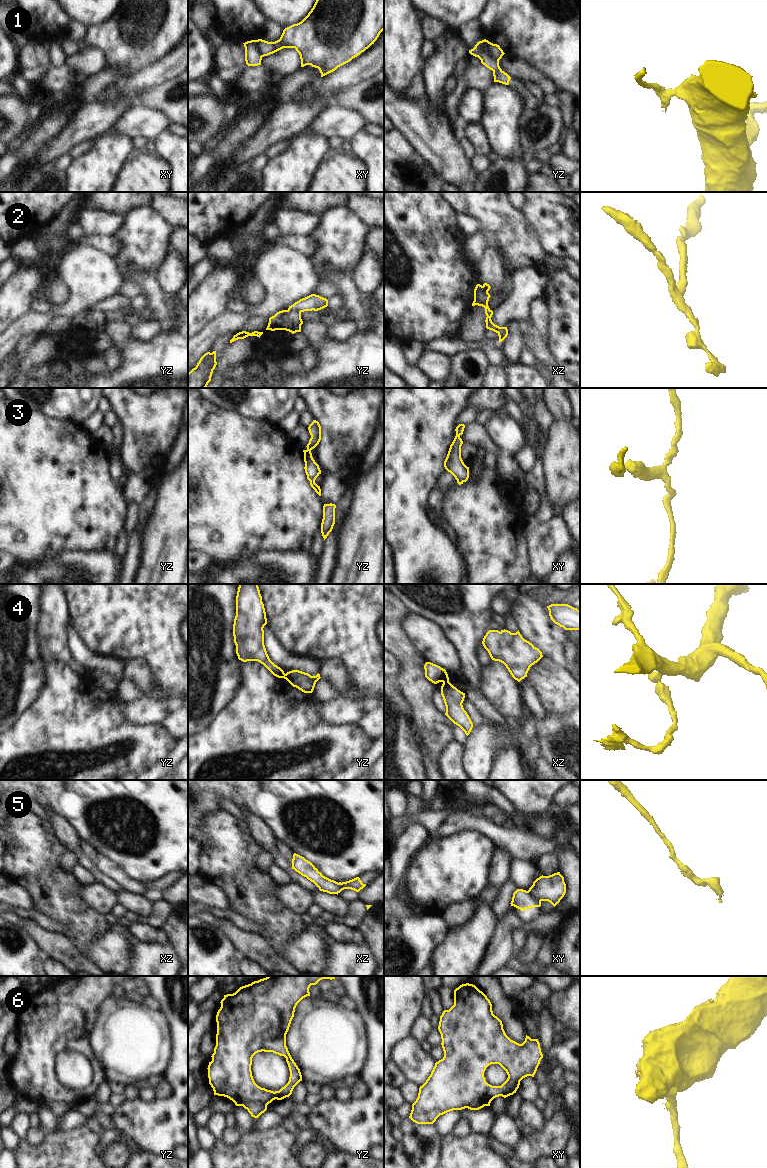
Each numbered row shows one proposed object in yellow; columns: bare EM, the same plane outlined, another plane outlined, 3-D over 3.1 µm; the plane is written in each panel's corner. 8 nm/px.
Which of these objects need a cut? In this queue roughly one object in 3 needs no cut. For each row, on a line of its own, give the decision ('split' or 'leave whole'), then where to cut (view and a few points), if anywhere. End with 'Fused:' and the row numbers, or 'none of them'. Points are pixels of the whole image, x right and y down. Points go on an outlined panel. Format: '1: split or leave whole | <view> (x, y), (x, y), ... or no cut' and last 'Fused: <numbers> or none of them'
1: split | yz (482, 40), (481, 49), (498, 61)
2: split | xz (482, 286), (481, 297), (486, 300)
3: leave whole | no cut
4: split | xz (448, 679), (443, 682)
5: split | xy (527, 891), (540, 901)
6: split | yz (267, 1104), (261, 1101), (247, 1101), (242, 1105)
Fused: 1, 2, 4, 5, 6

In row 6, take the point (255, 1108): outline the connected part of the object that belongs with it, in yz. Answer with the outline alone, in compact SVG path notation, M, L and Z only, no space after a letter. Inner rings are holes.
M251 1101L243 1105L245 1109L251 1114L252 1117L258 1118L262 1113L267 1110L267 1104L261 1101Z

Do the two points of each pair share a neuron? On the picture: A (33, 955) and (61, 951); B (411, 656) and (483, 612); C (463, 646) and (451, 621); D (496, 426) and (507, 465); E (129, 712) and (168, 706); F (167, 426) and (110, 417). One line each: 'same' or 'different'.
A: different
B: different
C: same
D: different
E: same
F: different

